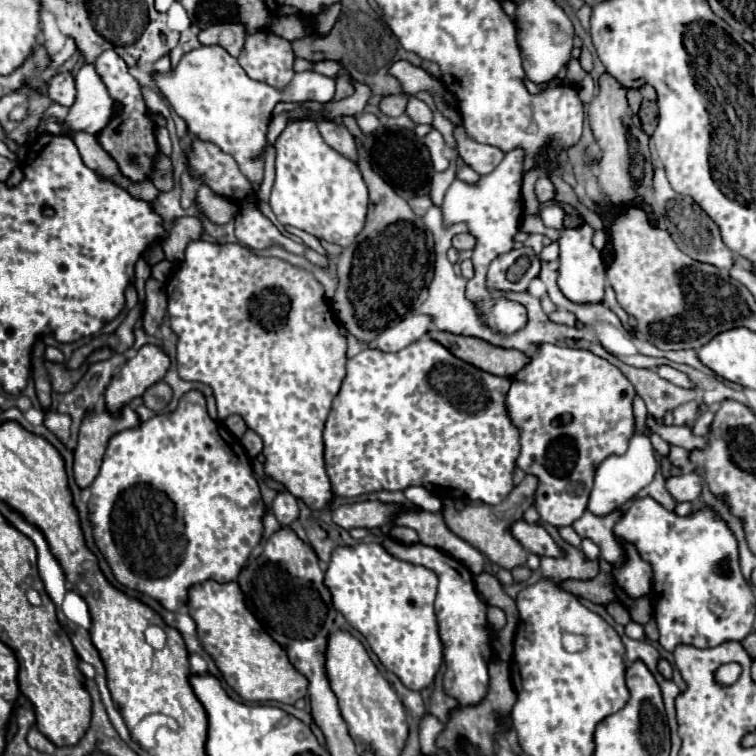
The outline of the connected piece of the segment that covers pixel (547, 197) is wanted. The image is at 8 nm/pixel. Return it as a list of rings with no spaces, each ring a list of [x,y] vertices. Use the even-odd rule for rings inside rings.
[[[547,176],[540,177],[535,184],[535,193],[539,201],[551,201],[555,197],[553,183]]]

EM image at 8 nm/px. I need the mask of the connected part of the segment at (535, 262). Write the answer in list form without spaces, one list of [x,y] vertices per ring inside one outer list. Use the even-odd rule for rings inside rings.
[[[527,247],[511,249],[509,253],[503,253],[503,255],[499,255],[497,259],[493,259],[493,263],[491,263],[491,267],[489,267],[489,273],[487,273],[487,287],[489,287],[491,291],[525,291],[527,285],[529,285],[529,281],[539,275],[539,269],[541,269],[541,261],[539,261],[539,257],[533,253],[531,247],[529,247],[529,249],[527,249]],[[521,255],[527,255],[527,257],[531,259],[531,267],[529,267],[529,271],[527,271],[517,283],[511,283],[511,281],[507,281],[505,273],[507,273],[507,269],[515,263],[515,259],[521,257]]]

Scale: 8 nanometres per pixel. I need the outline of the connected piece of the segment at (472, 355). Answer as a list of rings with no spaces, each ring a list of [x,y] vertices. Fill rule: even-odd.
[[[437,329],[429,331],[429,335],[431,339],[445,345],[455,357],[499,377],[513,377],[517,371],[521,371],[531,361],[521,351],[491,347],[489,343],[483,343],[481,339],[451,335],[447,331],[437,331]]]

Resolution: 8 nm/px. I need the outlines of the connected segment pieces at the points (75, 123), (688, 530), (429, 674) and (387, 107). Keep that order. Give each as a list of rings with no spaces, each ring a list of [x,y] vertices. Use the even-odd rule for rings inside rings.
[[[83,65],[79,69],[75,87],[77,95],[63,121],[63,135],[77,131],[99,135],[99,131],[103,131],[103,127],[111,121],[113,99],[107,95],[107,87],[103,87],[93,65]]]
[[[635,499],[633,505],[625,511],[623,519],[615,523],[613,533],[627,543],[633,543],[639,551],[641,559],[647,561],[653,569],[653,591],[655,595],[655,621],[659,627],[659,643],[673,651],[679,643],[691,643],[697,647],[717,647],[723,641],[741,641],[753,631],[753,619],[755,619],[755,597],[745,581],[741,567],[739,567],[739,549],[737,539],[729,525],[719,517],[717,511],[713,511],[705,501],[699,499],[697,509],[685,517],[667,511],[663,505],[659,505],[655,499]],[[711,601],[717,601],[723,611],[717,615],[709,607]]]
[[[365,543],[337,547],[331,553],[325,585],[331,591],[333,607],[347,623],[365,635],[371,651],[383,667],[395,673],[405,687],[425,689],[443,663],[443,641],[433,609],[437,575],[423,565],[403,563],[389,555],[381,545]]]
[[[399,93],[399,95],[387,95],[379,101],[379,109],[383,115],[387,117],[399,117],[405,113],[407,107],[407,95]]]

